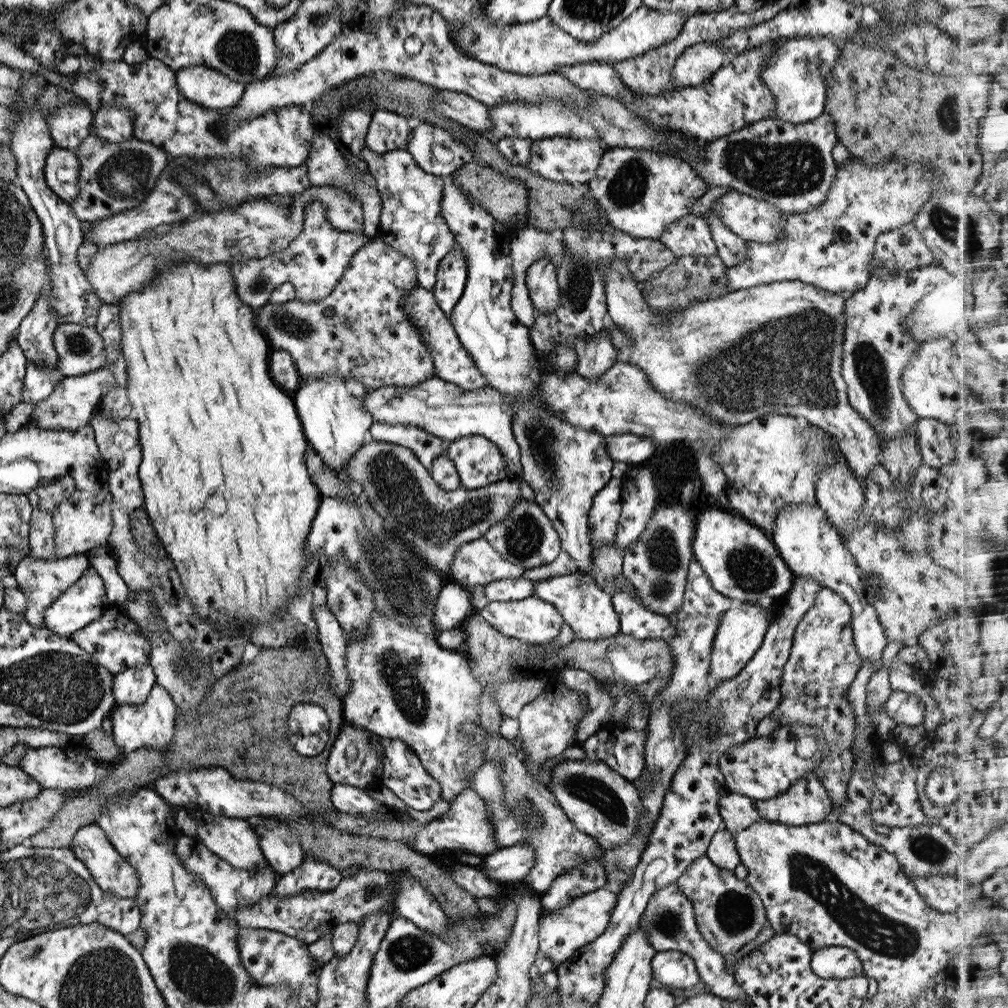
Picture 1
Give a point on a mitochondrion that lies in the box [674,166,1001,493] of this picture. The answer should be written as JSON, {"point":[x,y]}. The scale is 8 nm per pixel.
{"point":[789,361]}

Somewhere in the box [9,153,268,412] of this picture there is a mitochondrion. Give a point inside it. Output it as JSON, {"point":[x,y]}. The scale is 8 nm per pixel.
{"point":[79,349]}

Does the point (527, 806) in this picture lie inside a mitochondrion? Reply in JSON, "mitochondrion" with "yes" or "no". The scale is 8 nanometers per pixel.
{"mitochondrion":"yes"}

